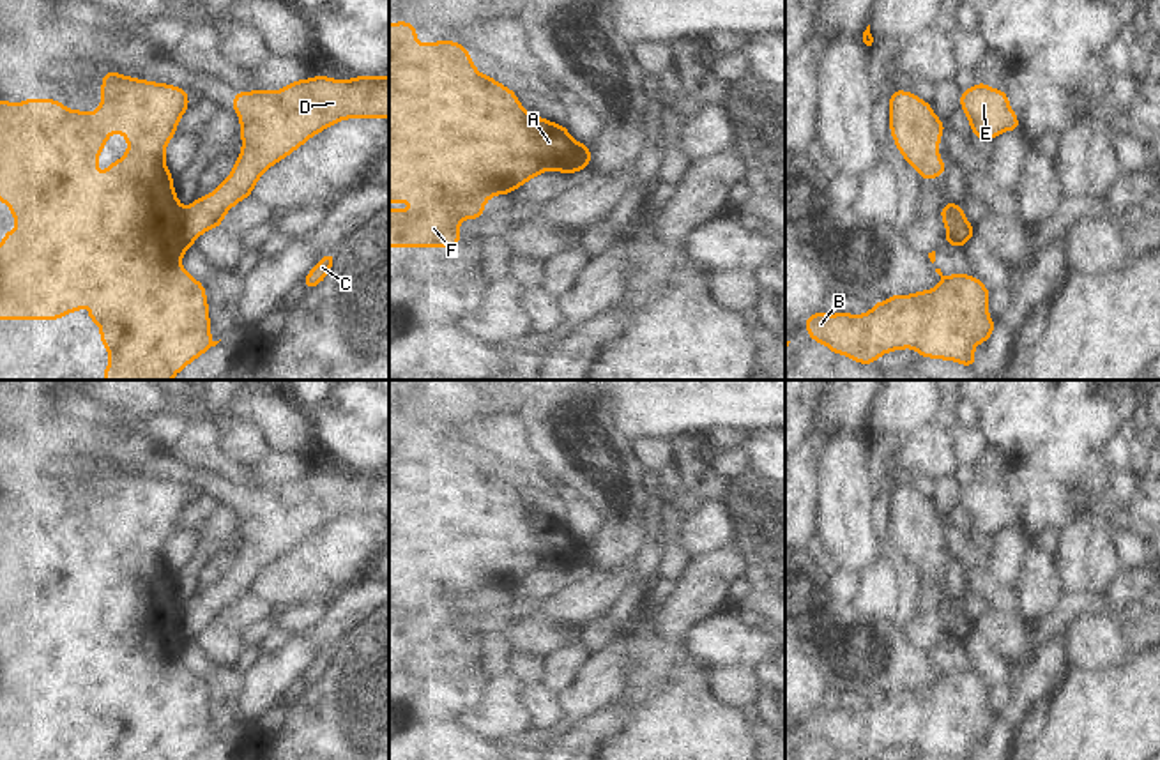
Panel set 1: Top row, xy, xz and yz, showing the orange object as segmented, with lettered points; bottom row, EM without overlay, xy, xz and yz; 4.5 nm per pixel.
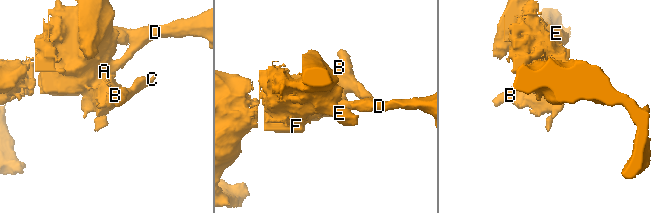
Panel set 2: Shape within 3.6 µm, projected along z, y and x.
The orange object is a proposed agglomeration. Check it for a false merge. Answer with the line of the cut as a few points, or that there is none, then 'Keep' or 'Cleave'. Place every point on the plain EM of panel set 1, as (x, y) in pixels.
Split along xy (183, 603), (186, 630), (193, 635). Cleave.

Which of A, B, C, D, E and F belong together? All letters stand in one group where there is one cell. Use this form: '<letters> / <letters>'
A B C E F / D

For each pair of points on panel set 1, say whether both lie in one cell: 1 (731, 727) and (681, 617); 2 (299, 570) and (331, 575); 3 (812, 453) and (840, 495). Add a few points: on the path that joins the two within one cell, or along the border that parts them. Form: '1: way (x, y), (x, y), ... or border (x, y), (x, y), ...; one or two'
1: way (704, 700), (676, 672), (676, 644); one
2: way (306, 571), (324, 571); one
3: border (847, 433), (835, 439), (823, 455), (819, 506); two

